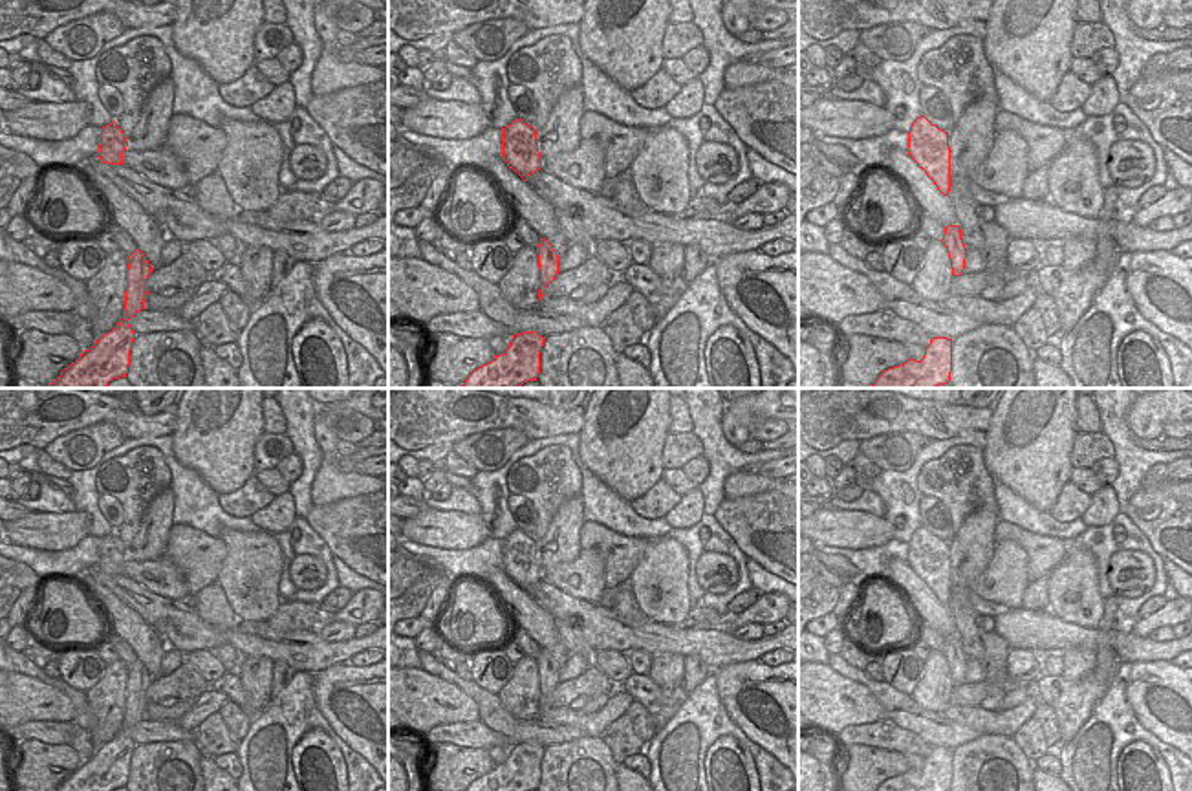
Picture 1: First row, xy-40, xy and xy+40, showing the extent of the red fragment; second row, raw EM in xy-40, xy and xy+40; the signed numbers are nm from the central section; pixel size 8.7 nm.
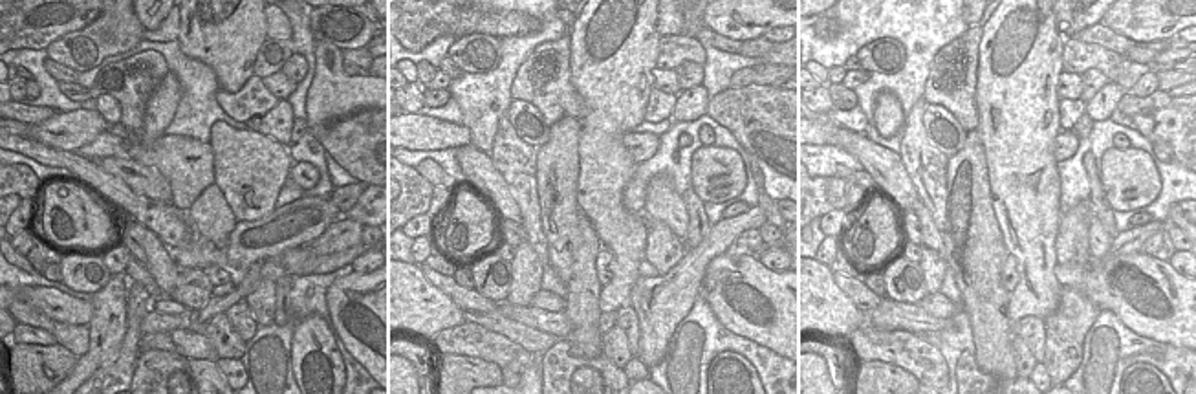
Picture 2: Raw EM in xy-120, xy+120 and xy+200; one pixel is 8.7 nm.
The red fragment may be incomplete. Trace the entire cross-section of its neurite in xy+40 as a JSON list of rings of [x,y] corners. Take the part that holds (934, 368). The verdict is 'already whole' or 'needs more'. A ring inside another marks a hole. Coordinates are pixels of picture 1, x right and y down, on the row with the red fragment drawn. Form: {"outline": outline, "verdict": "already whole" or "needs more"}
{"outline": [[[932,337],[921,361],[884,370],[870,388],[937,388],[950,381],[952,339]]], "verdict": "already whole"}

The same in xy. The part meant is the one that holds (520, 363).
{"outline": [[[536,331],[515,333],[504,353],[476,368],[458,388],[520,388],[536,381],[544,339]]], "verdict": "already whole"}

